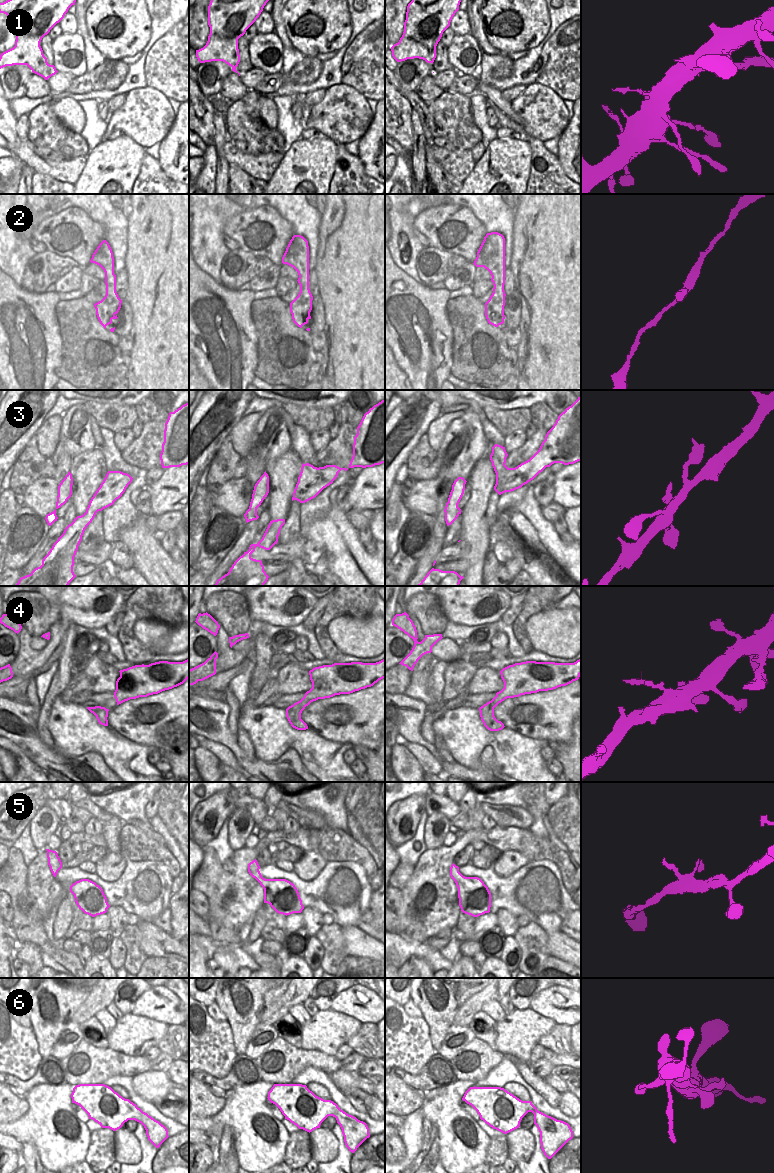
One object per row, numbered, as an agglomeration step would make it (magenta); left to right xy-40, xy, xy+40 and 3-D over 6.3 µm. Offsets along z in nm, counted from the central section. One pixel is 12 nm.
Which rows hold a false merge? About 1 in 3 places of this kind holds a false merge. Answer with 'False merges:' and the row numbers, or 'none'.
False merges: 3

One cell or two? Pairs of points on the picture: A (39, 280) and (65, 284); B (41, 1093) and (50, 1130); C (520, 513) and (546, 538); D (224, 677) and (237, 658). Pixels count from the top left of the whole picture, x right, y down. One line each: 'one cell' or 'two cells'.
A: two cells
B: one cell
C: one cell
D: two cells

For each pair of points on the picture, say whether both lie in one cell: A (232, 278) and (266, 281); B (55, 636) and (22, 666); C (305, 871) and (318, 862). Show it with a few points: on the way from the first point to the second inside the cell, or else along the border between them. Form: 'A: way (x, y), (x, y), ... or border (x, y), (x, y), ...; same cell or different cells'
A: border (270, 267), (260, 271), (248, 282); different cells
B: way (51, 646), (41, 656), (32, 659); same cell
C: way (308, 868), (315, 863); same cell

